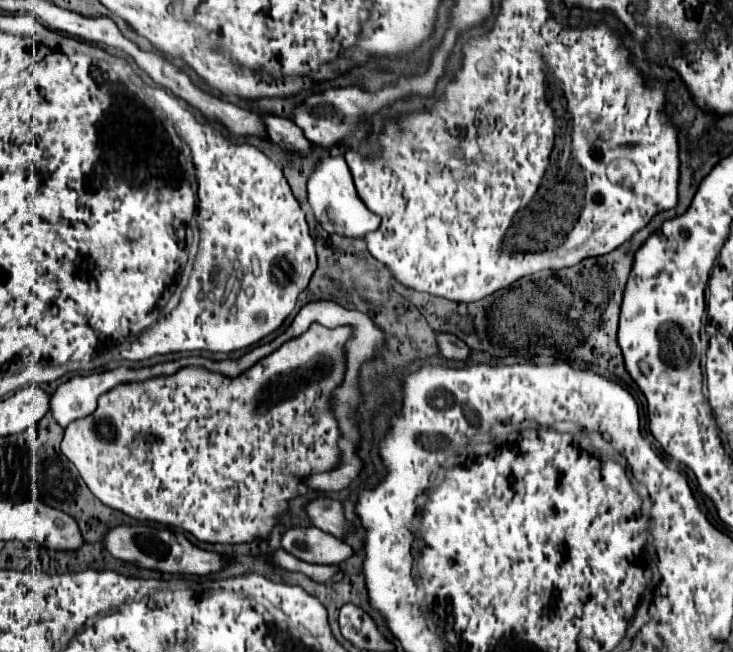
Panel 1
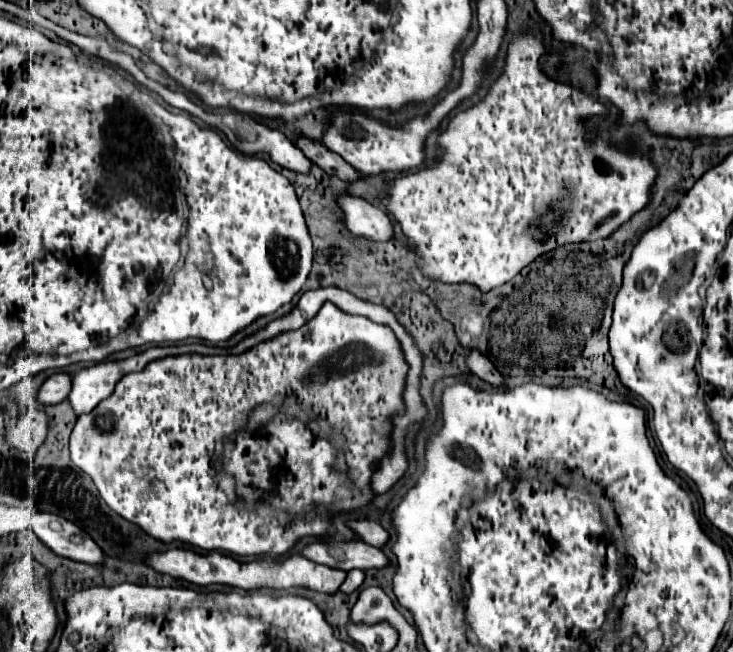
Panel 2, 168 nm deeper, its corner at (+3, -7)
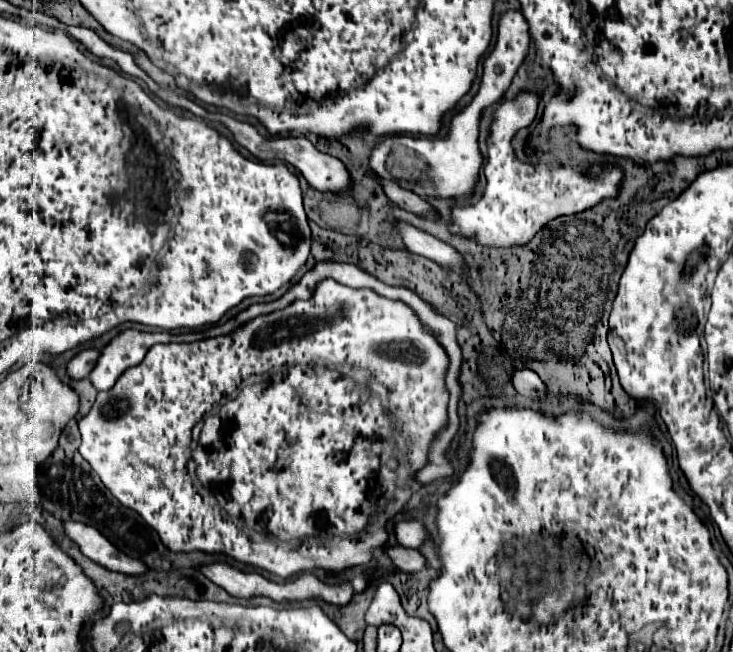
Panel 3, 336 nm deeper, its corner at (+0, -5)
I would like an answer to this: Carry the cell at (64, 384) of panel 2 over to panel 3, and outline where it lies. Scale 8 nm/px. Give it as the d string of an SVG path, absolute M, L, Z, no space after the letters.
M82 350L78 356L74 356L68 366L66 366L66 374L68 378L72 380L82 380L82 378L88 378L88 374L92 372L96 360L98 360L100 352L98 350Z

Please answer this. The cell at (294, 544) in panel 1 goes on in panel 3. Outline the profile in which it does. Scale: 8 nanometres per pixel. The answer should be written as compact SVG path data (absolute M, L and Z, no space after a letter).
M390 546L390 548L386 548L386 556L402 572L418 572L424 568L424 558L418 554L418 550L412 550L412 548Z

